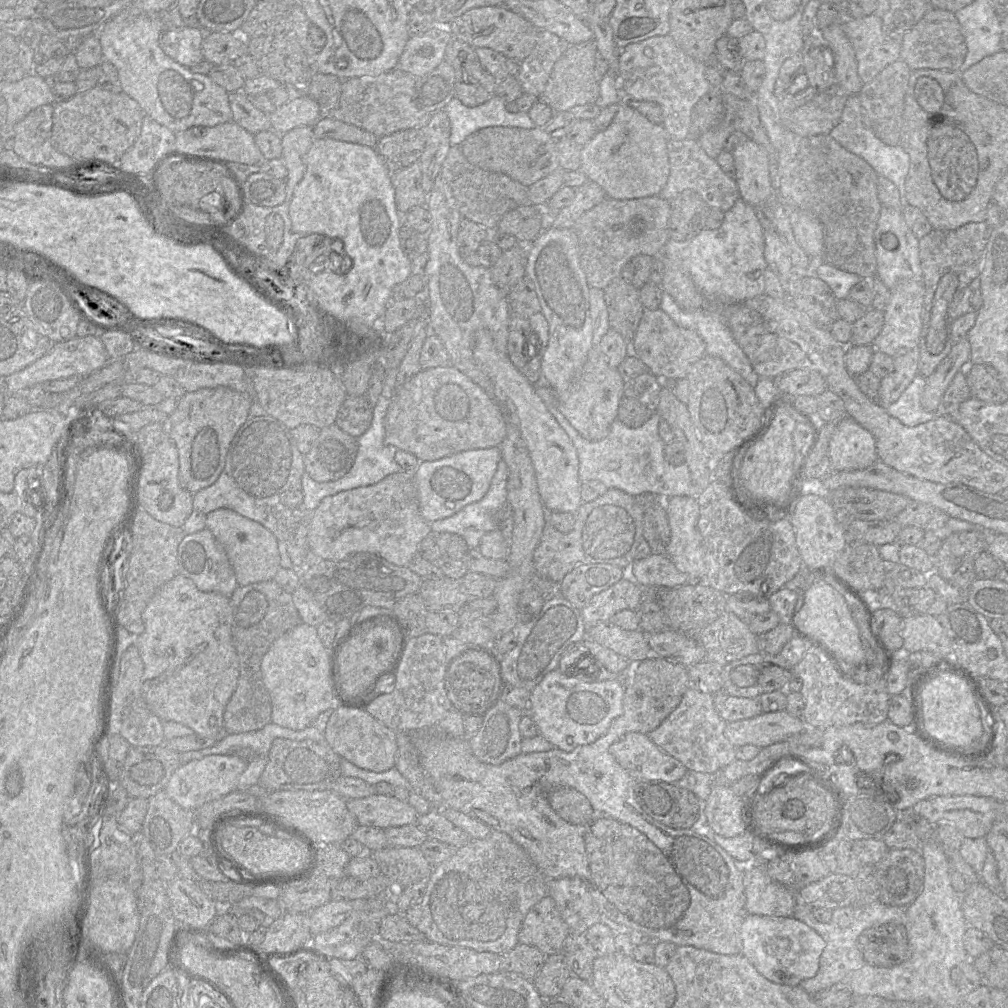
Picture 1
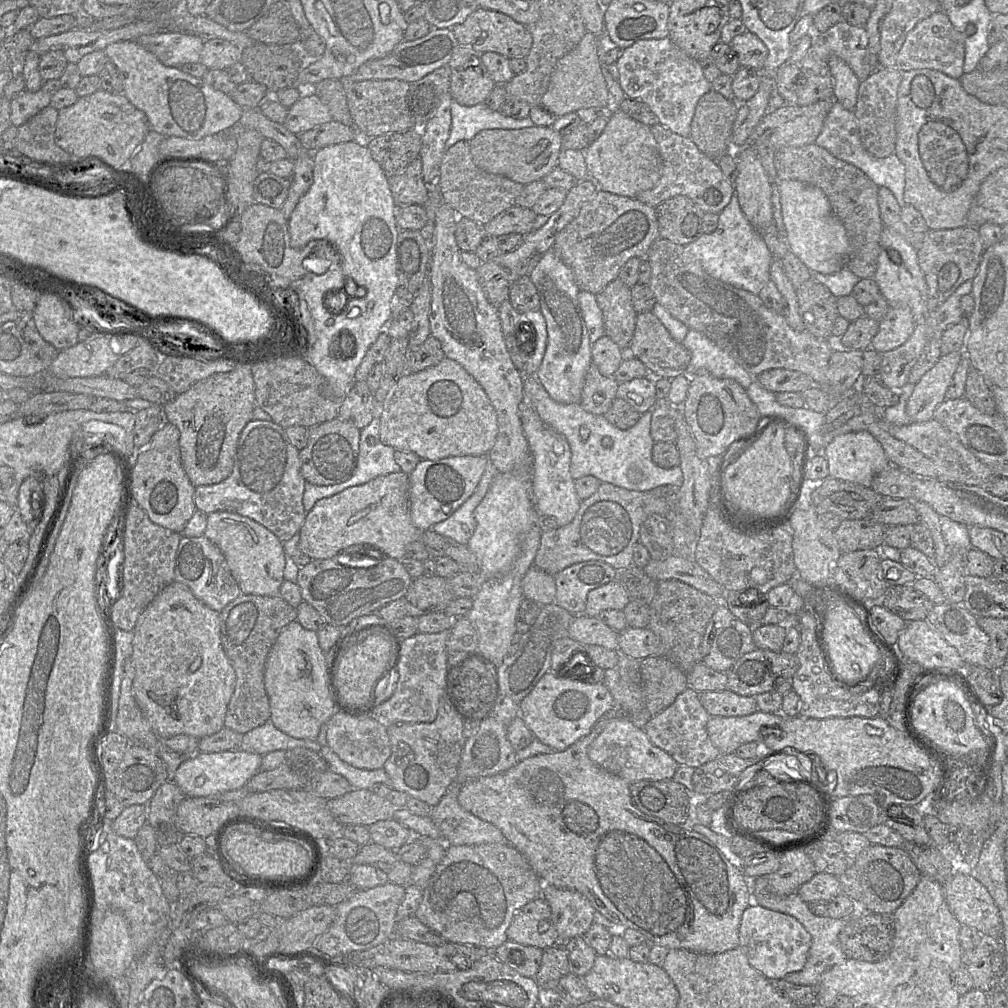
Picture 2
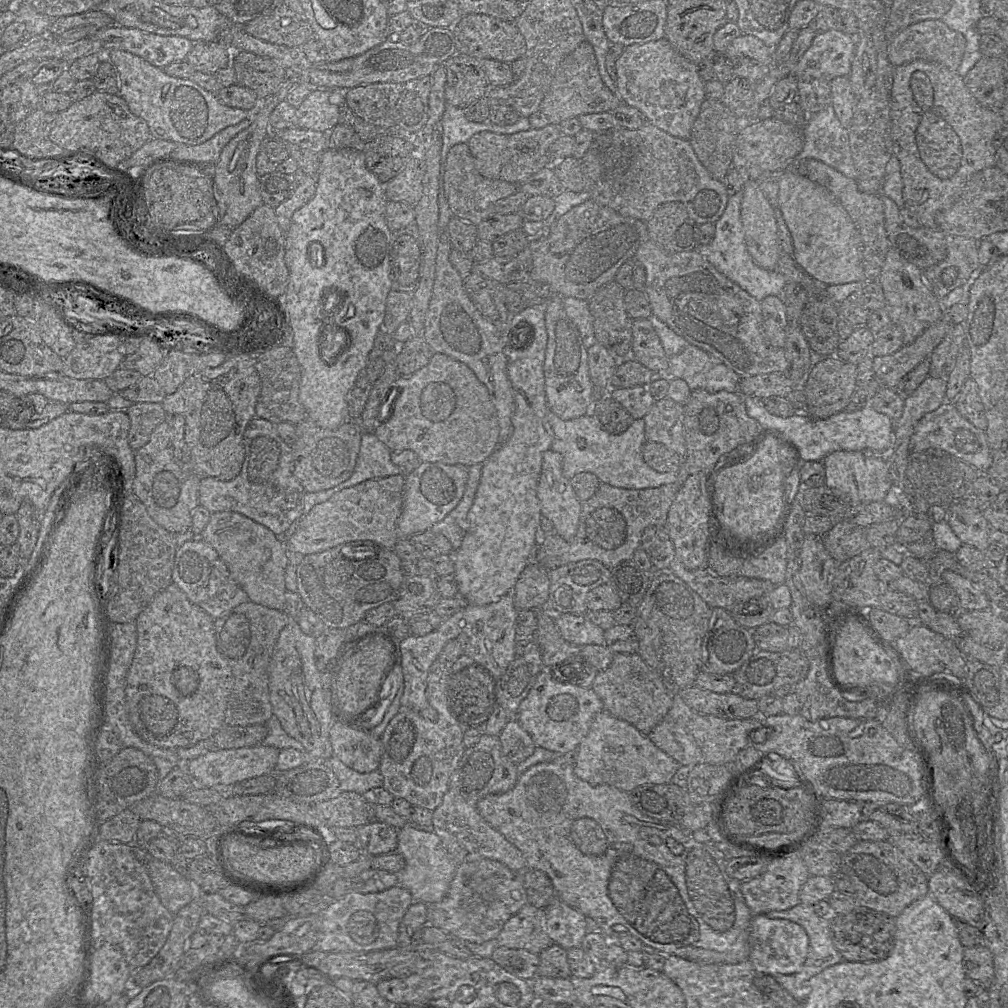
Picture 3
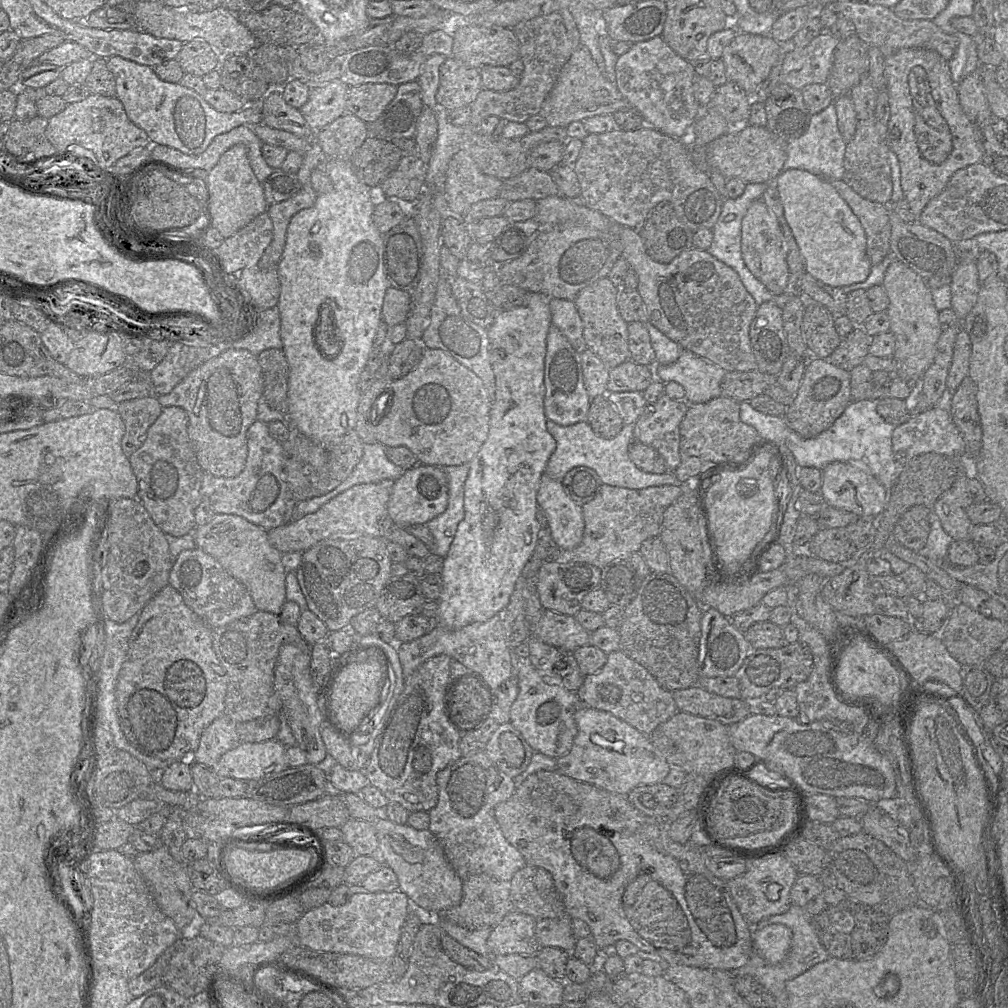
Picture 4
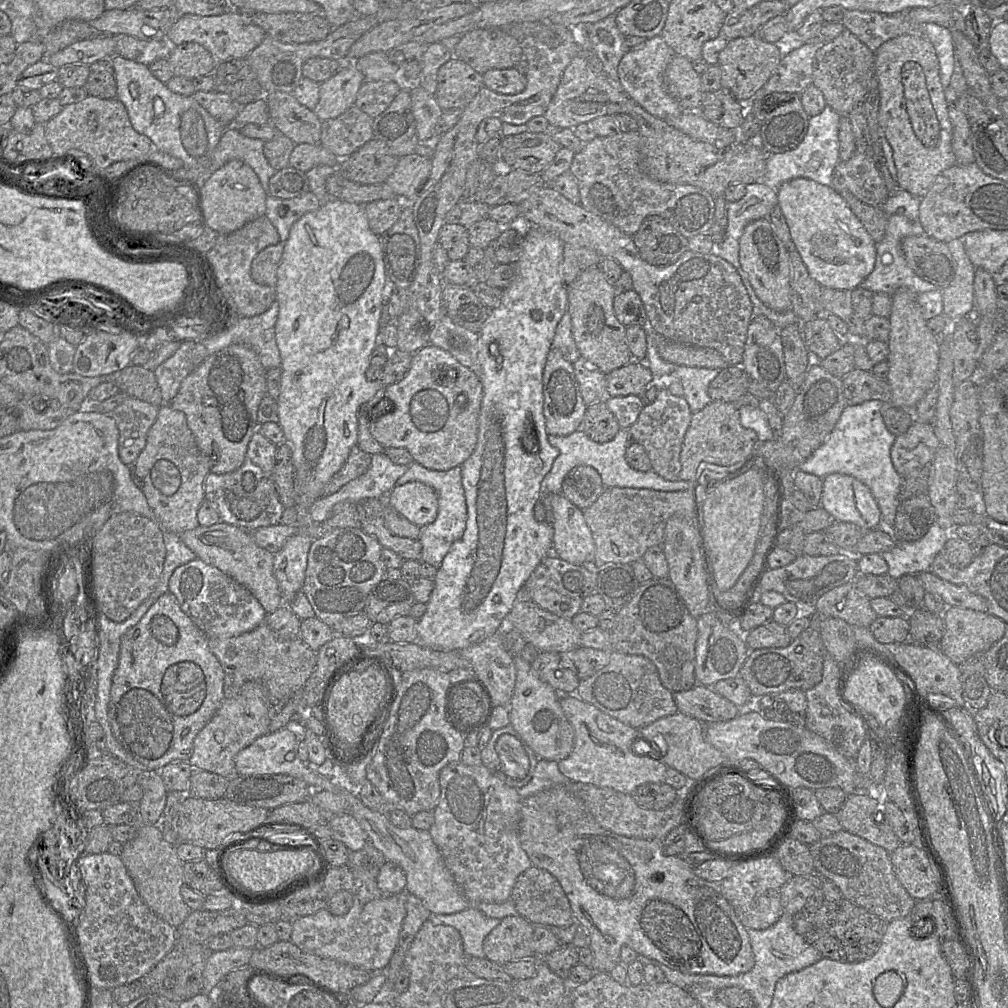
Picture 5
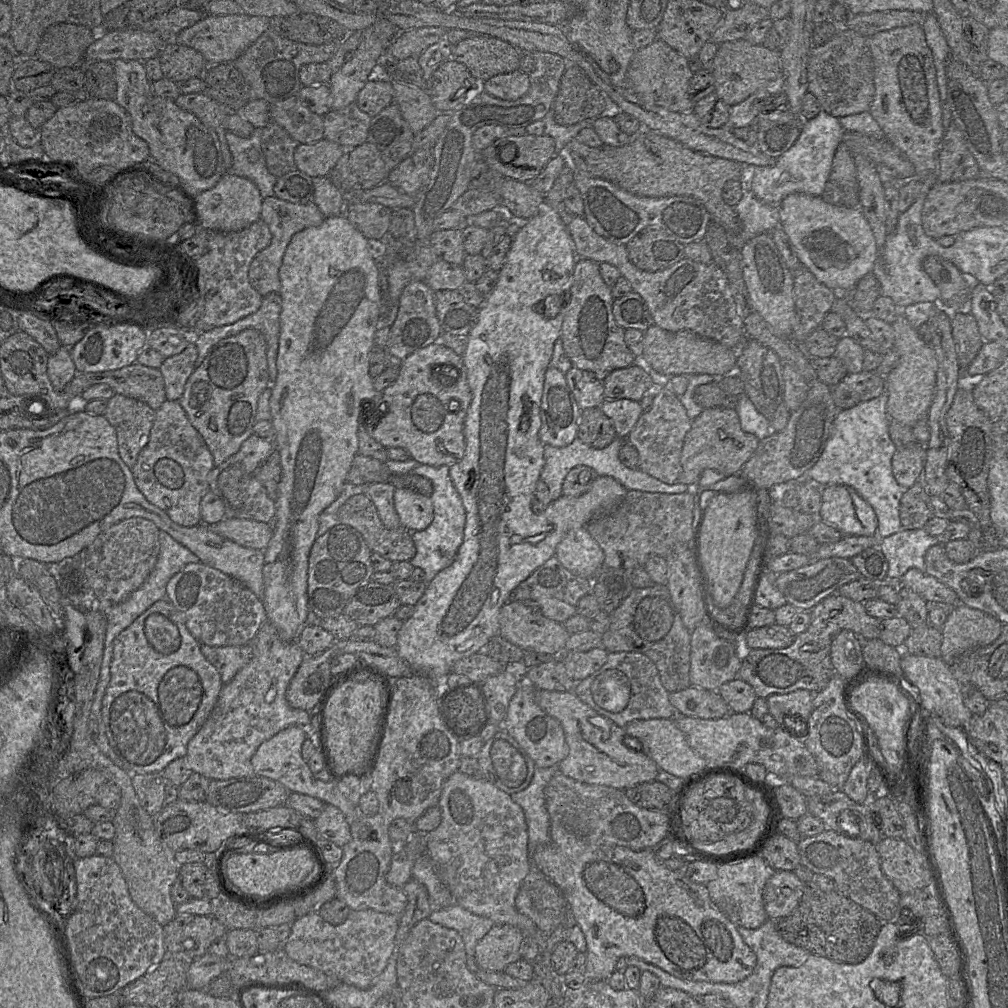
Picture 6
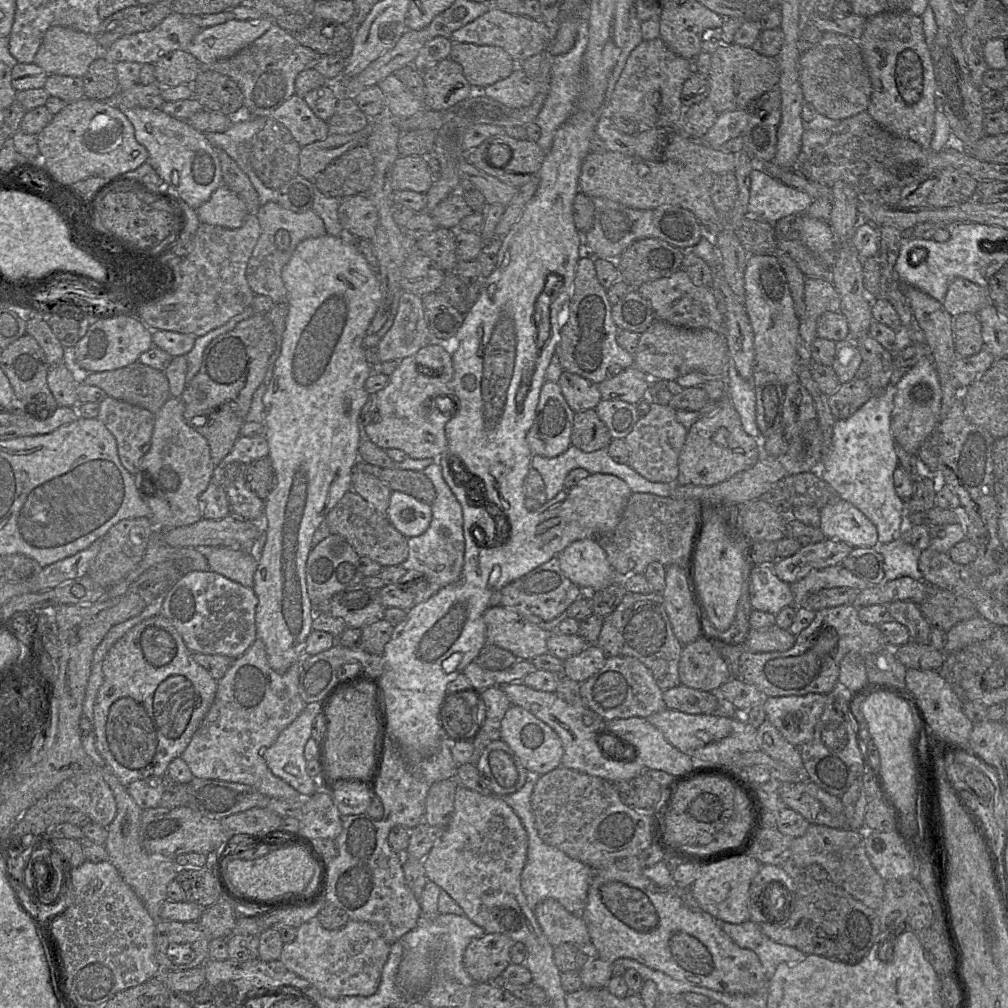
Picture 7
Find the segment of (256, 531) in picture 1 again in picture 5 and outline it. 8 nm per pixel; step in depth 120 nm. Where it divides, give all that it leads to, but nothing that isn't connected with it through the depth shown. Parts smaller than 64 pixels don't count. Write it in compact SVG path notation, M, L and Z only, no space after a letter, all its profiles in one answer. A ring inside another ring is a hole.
M219 522L211 526L198 525L178 535L197 558L219 569L250 591L267 614L275 612L283 605L281 591L273 573L274 554L259 547L251 533L236 525Z

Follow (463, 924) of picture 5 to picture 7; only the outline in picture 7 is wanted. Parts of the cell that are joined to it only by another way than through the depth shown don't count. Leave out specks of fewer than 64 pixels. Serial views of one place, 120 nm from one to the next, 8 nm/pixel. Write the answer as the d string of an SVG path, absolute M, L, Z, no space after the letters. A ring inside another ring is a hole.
M439 914L433 921L444 928L445 950L451 950L452 977L462 985L472 987L475 982L464 968L464 952L473 939L483 937L486 932L466 915Z

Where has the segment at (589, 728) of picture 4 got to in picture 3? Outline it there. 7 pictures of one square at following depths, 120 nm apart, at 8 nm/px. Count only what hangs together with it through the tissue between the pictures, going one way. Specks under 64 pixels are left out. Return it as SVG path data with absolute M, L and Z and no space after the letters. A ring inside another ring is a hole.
M607 711L593 719L588 734L573 753L574 772L592 785L611 785L630 792L643 784L670 783L680 764L658 748L648 735L641 733L627 721Z

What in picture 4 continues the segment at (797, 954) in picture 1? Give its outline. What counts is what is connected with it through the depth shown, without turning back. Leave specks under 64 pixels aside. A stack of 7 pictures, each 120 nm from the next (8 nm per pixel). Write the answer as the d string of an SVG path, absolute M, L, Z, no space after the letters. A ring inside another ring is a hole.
M769 924L753 931L753 952L769 964L781 962L791 943L792 931L784 924Z

